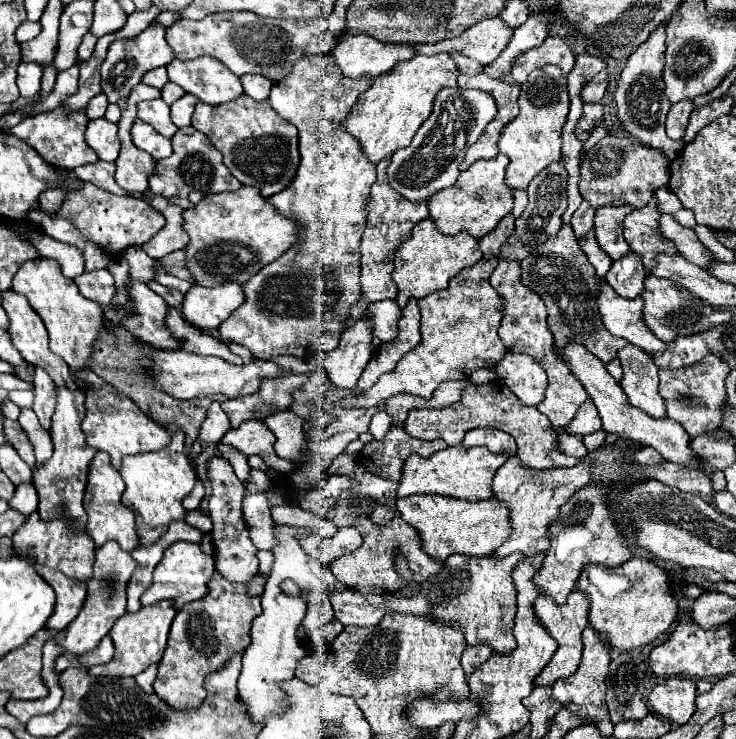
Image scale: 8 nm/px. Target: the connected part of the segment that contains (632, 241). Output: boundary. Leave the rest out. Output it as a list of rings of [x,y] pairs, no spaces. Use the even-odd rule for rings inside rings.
[[[652,194],[650,202],[644,208],[632,210],[624,220],[624,238],[630,244],[630,250],[642,256],[646,270],[654,266],[654,256],[658,252],[676,252],[670,240],[662,240],[662,234],[658,232],[658,216],[660,210],[656,194]]]

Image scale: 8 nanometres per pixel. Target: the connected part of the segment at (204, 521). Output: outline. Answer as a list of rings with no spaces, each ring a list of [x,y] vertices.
[[[190,510],[190,516],[186,516],[186,522],[188,522],[190,526],[194,526],[196,530],[200,530],[202,534],[210,532],[210,528],[212,528],[210,518],[204,516],[200,510]]]

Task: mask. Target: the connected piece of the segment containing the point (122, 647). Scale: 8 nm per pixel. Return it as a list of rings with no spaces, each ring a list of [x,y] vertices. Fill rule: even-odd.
[[[162,600],[154,606],[144,606],[134,614],[124,614],[116,620],[114,628],[110,630],[110,638],[116,646],[116,654],[109,663],[103,666],[93,666],[89,669],[92,676],[108,676],[108,678],[126,678],[136,676],[138,672],[146,670],[148,666],[156,664],[162,658],[162,652],[166,650],[166,640],[170,632],[170,624],[176,616],[176,610],[168,600]]]

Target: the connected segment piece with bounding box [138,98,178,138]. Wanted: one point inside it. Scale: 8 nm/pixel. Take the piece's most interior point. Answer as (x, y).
(155, 112)

